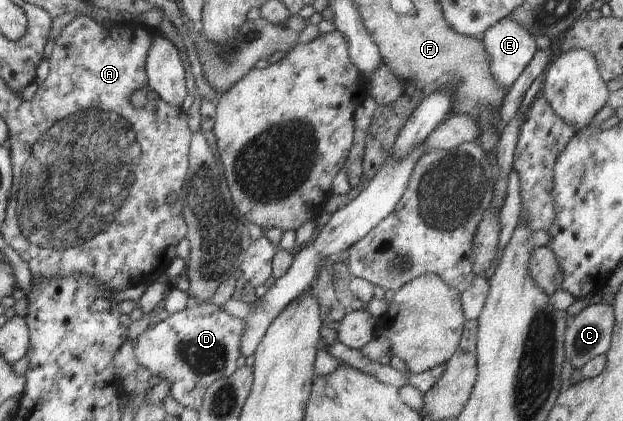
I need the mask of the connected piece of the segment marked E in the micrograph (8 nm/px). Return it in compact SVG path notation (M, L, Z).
M506 17L490 26L481 39L491 60L491 76L507 92L533 60L535 38L519 22Z

